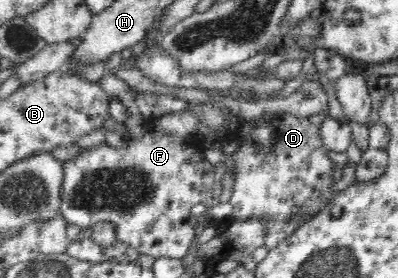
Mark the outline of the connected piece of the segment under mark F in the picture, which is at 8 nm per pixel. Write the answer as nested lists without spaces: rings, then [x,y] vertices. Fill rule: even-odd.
[[[152,116],[145,117],[142,120],[142,133],[139,136],[128,136],[126,141],[122,141],[122,145],[110,145],[110,141],[98,141],[98,145],[83,148],[74,159],[70,159],[62,164],[62,183],[59,189],[59,214],[66,220],[66,223],[78,225],[79,228],[90,230],[94,225],[102,223],[102,221],[111,223],[116,231],[115,241],[126,243],[130,248],[136,250],[139,255],[148,255],[161,259],[168,257],[169,259],[182,260],[189,253],[190,245],[196,237],[195,228],[204,222],[205,213],[209,208],[218,202],[220,187],[214,185],[214,181],[218,181],[218,173],[215,173],[214,165],[206,160],[206,156],[202,151],[203,135],[200,133],[174,133],[174,129],[162,129],[162,125],[158,124],[158,118]]]

